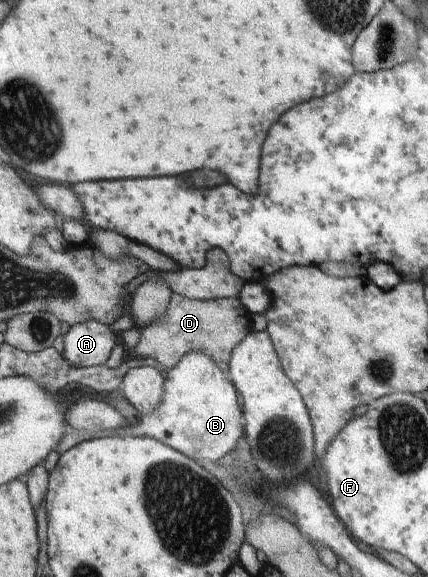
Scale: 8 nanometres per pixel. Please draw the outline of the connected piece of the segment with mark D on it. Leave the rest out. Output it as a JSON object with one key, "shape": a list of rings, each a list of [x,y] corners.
{"shape":[[[173,292],[168,302],[167,314],[162,320],[141,330],[140,343],[132,354],[153,358],[166,368],[176,364],[190,352],[206,352],[215,358],[222,372],[230,371],[230,360],[236,346],[251,330],[251,312],[241,303],[238,295],[227,299],[193,299]]]}

